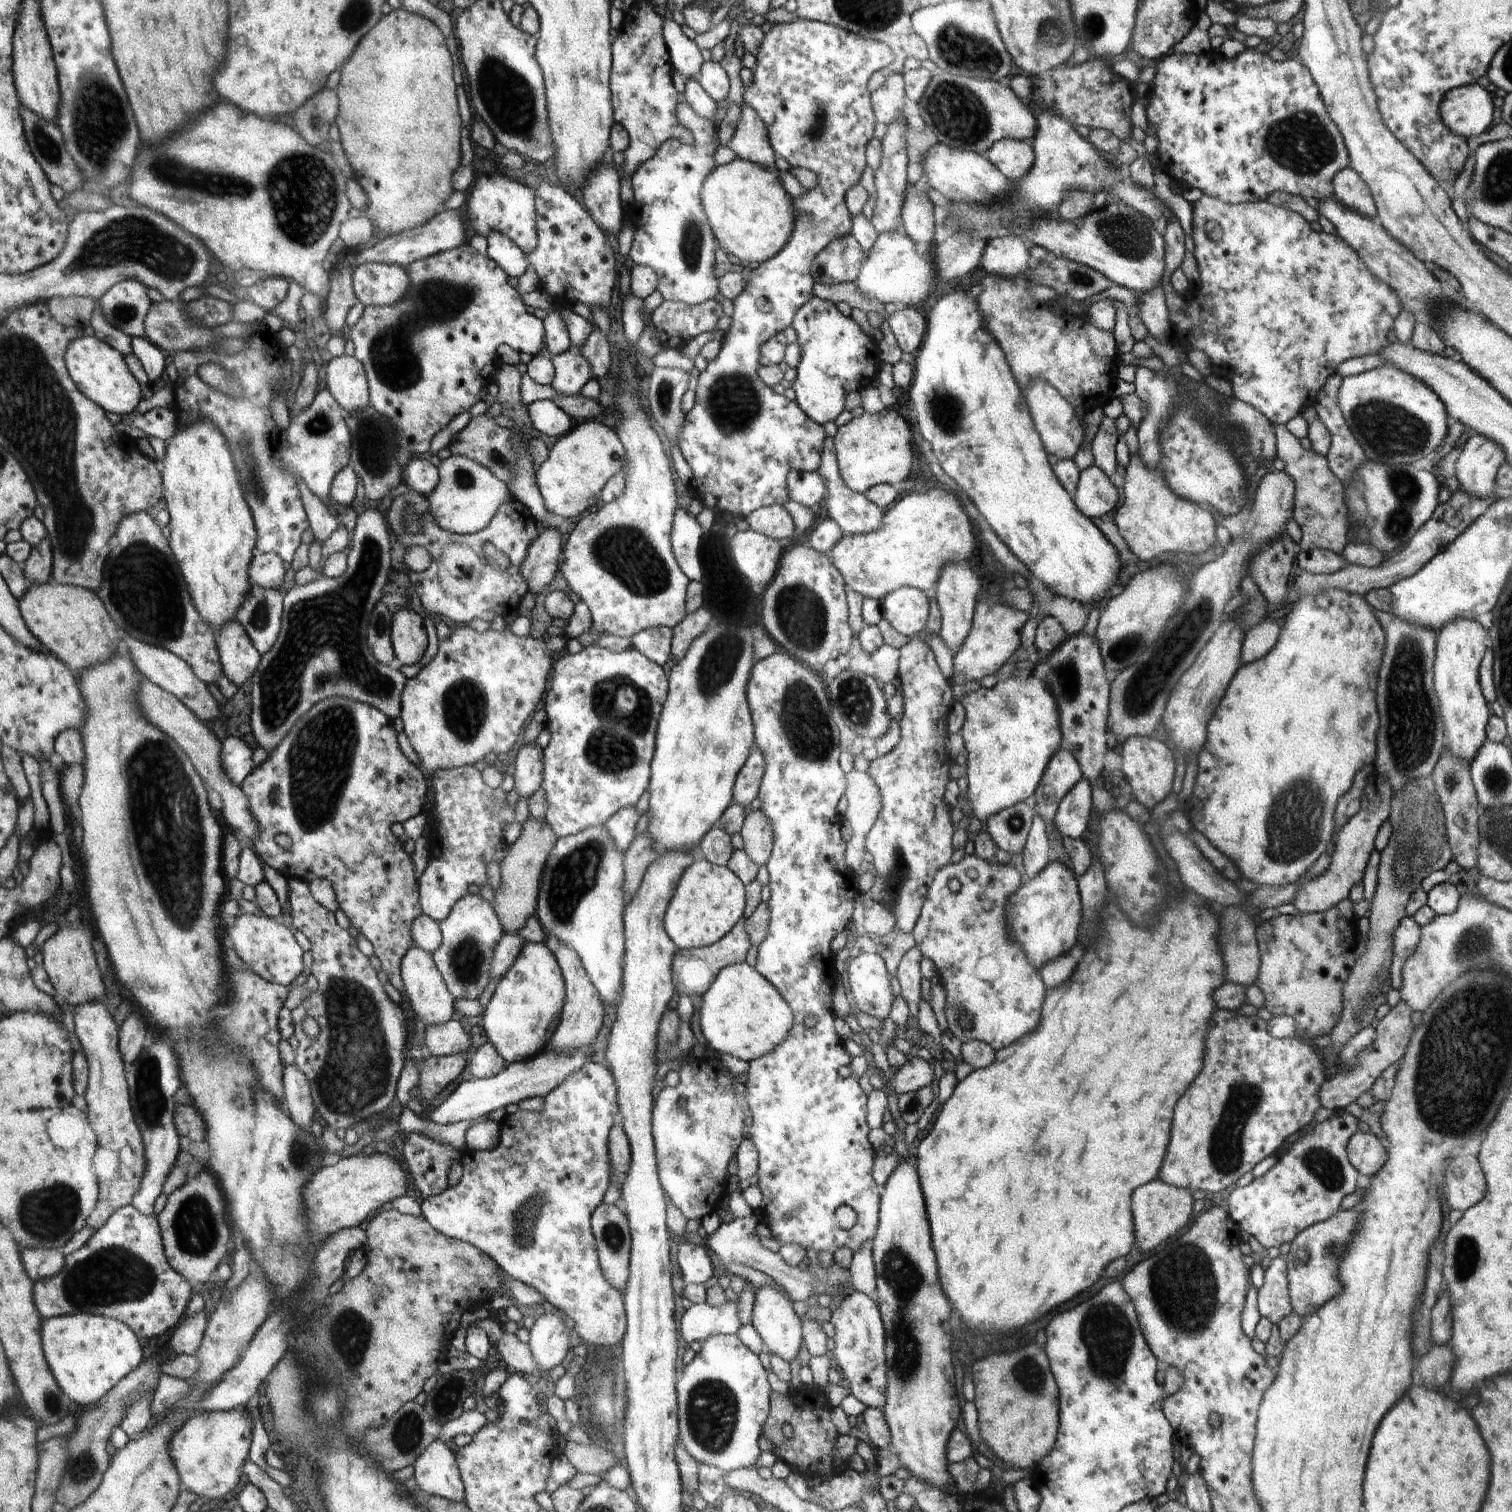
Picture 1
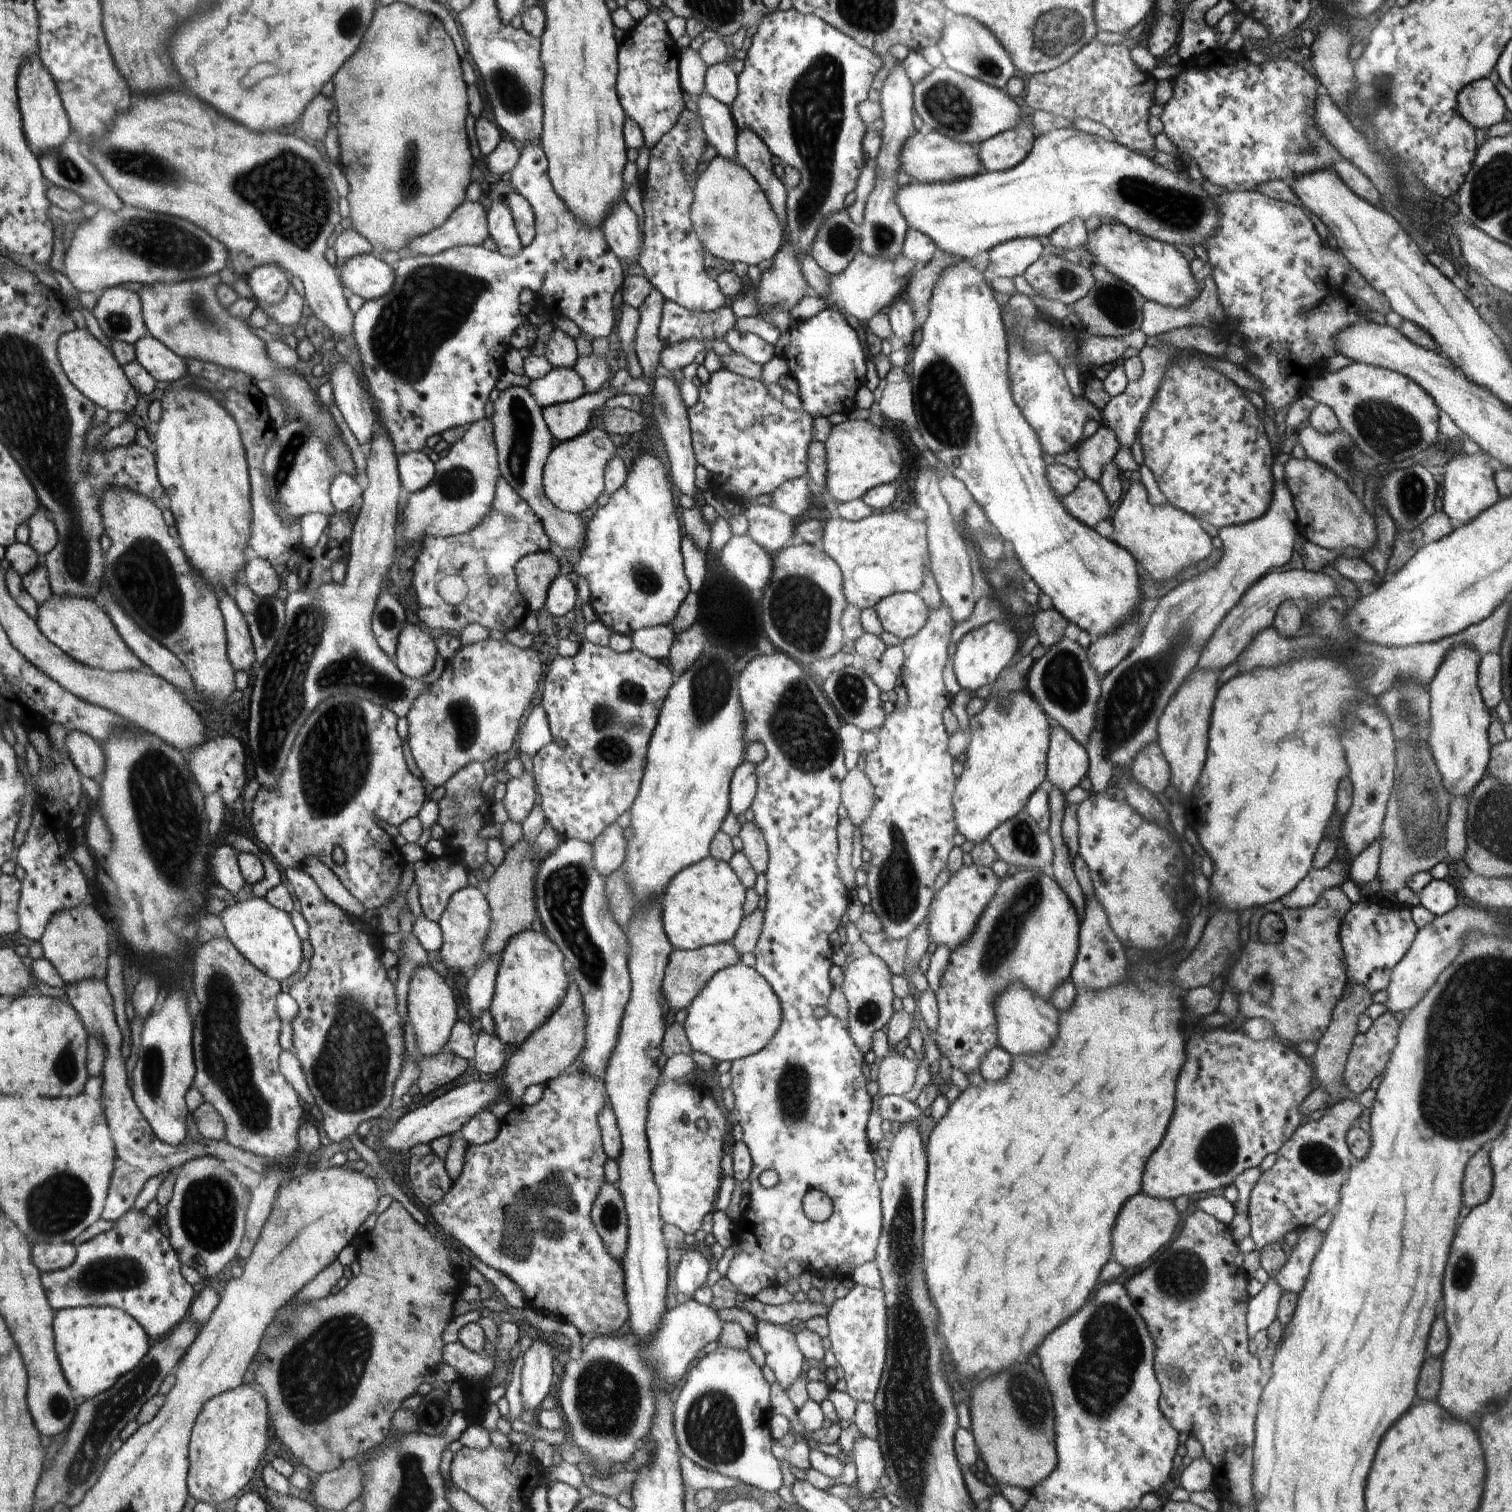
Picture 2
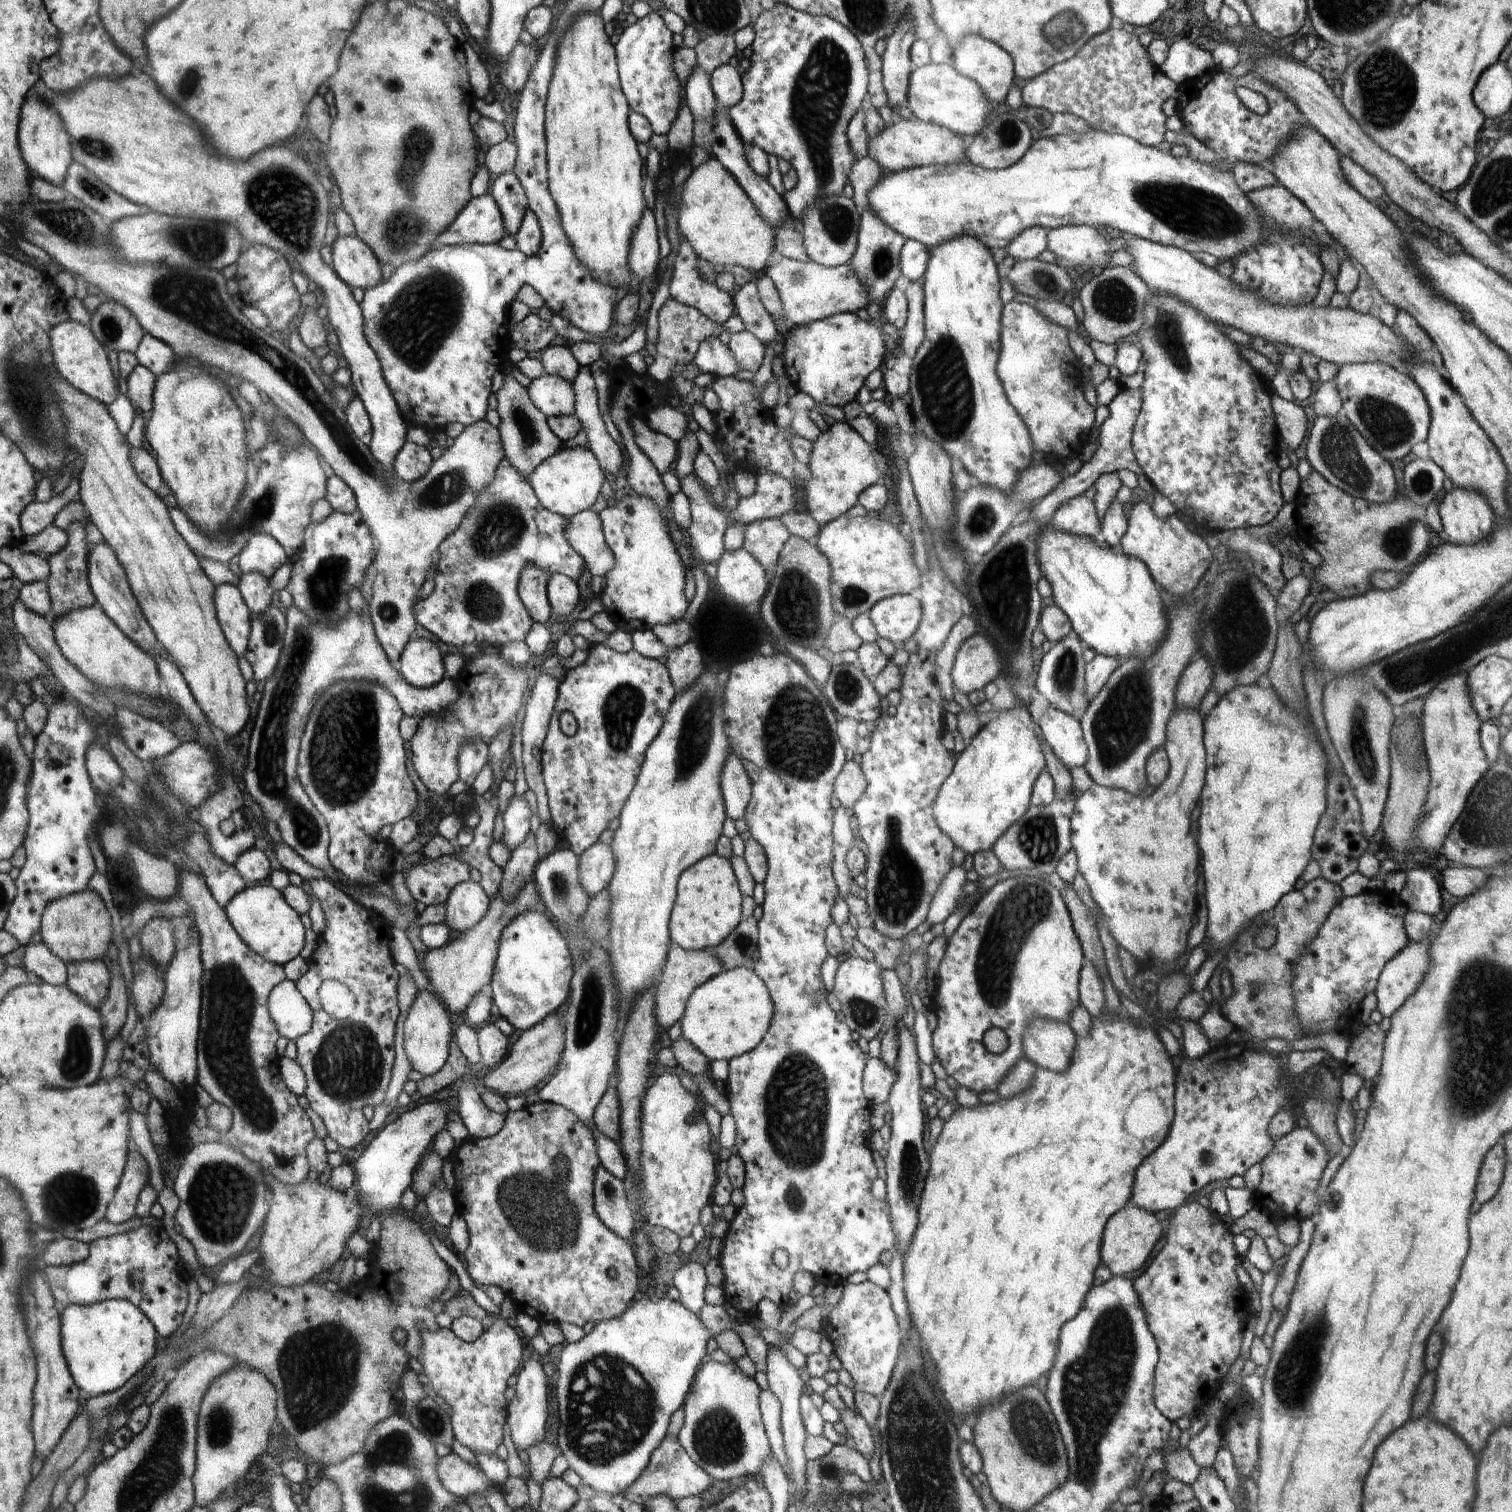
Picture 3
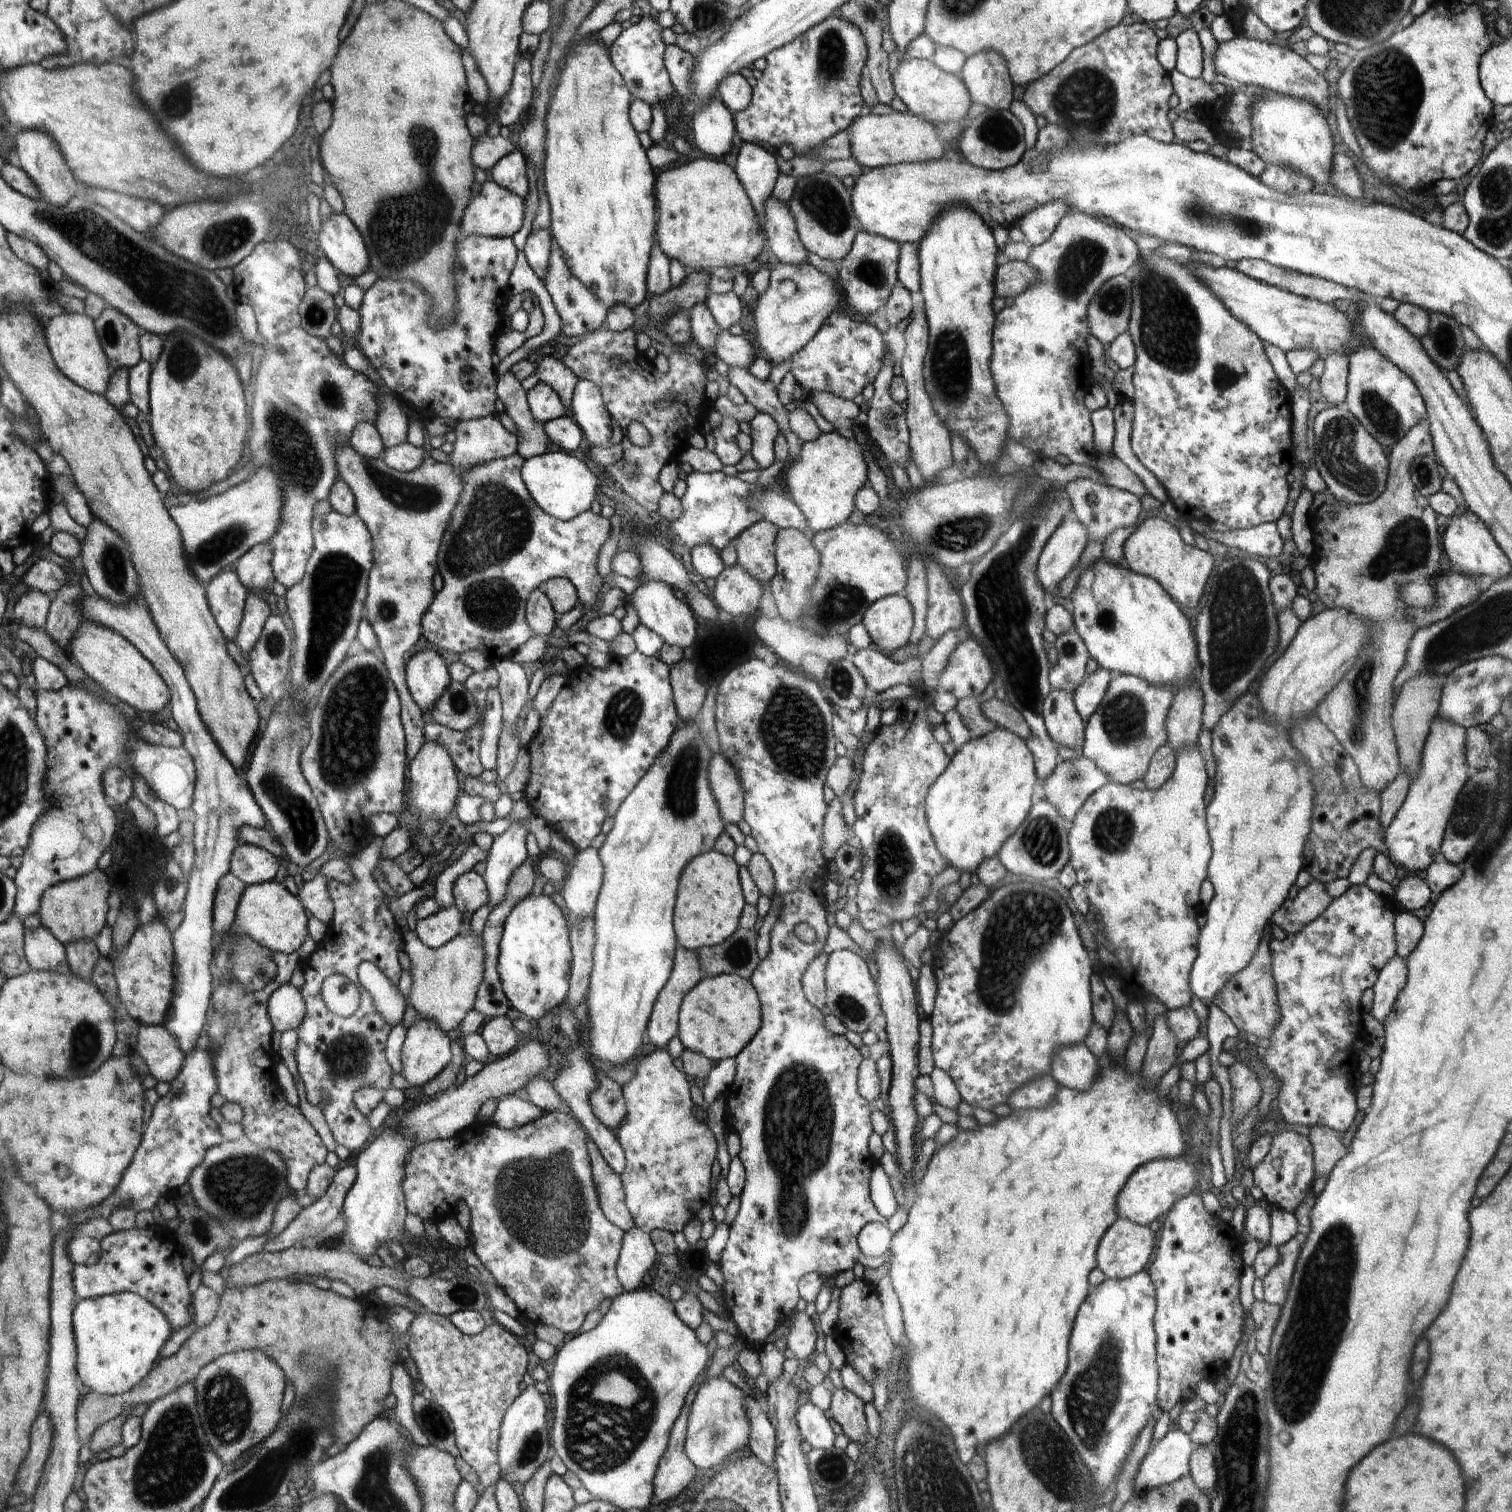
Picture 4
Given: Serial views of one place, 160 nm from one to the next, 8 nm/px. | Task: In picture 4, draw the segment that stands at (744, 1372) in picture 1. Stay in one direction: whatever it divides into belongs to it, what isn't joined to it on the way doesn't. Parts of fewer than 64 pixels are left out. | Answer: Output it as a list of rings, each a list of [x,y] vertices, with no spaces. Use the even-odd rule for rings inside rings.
[[[723,1375],[708,1377],[698,1388],[696,1397],[690,1407],[687,1418],[687,1431],[685,1434],[685,1453],[702,1474],[713,1473],[714,1466],[722,1464],[724,1458],[728,1458],[732,1452],[742,1450],[748,1446],[750,1425],[746,1414],[745,1400],[747,1394],[734,1383],[728,1381]]]

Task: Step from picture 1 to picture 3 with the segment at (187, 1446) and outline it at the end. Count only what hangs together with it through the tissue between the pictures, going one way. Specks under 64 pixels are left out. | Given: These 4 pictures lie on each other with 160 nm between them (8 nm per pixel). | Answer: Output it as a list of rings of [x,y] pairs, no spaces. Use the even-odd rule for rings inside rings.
[[[238,1364],[230,1371],[216,1379],[216,1388],[208,1392],[208,1400],[204,1400],[204,1408],[200,1413],[200,1464],[196,1464],[196,1505],[210,1507],[210,1502],[220,1496],[226,1486],[246,1476],[250,1466],[266,1452],[270,1442],[270,1430],[276,1420],[277,1392],[275,1385],[261,1372],[251,1369],[248,1365]]]

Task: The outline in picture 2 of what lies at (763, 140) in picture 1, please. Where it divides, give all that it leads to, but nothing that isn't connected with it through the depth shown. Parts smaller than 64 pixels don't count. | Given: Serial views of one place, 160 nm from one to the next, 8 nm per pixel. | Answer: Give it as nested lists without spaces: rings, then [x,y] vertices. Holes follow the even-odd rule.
[[[750,128],[738,129],[737,143],[736,143],[736,158],[748,172],[756,179],[760,188],[766,193],[774,212],[778,215],[780,224],[785,230],[784,243],[787,242],[787,229],[785,228],[785,200],[787,199],[788,188],[784,186],[781,180],[776,177],[774,173],[774,166],[772,165],[772,154],[769,148],[764,144],[764,141]]]

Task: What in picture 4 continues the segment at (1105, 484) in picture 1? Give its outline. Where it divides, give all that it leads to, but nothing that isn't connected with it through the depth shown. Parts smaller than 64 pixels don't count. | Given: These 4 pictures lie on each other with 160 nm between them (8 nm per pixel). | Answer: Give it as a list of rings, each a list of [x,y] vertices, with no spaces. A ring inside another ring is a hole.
[[[1065,516],[1062,519],[1060,526],[1044,545],[1036,565],[1038,580],[1045,592],[1054,596],[1058,582],[1078,566],[1088,541],[1087,528],[1076,516]]]

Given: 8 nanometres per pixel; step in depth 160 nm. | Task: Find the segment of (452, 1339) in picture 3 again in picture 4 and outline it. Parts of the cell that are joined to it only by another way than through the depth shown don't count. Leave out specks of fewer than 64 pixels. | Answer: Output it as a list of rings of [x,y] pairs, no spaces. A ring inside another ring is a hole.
[[[390,1286],[374,1288],[373,1294],[377,1296],[386,1307],[406,1307],[414,1314],[410,1328],[411,1338],[409,1339],[409,1356],[414,1359],[418,1368],[419,1380],[432,1392],[434,1400],[448,1413],[455,1432],[455,1443],[459,1455],[472,1466],[478,1476],[479,1482],[488,1488],[495,1486],[501,1474],[501,1468],[497,1459],[497,1448],[500,1436],[500,1427],[504,1412],[520,1394],[520,1380],[526,1372],[528,1364],[528,1352],[518,1342],[518,1338],[510,1331],[504,1330],[495,1322],[491,1326],[485,1326],[480,1334],[470,1336],[462,1334],[452,1324],[449,1317],[443,1317],[431,1313],[428,1309],[416,1305],[410,1296],[401,1294]]]

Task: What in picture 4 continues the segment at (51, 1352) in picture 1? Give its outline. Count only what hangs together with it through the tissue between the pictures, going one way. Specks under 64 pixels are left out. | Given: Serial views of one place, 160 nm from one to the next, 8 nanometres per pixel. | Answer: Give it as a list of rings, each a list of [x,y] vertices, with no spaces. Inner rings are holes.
[[[114,1293],[79,1300],[74,1311],[78,1347],[79,1382],[100,1395],[122,1395],[139,1385],[151,1372],[160,1348],[173,1334],[164,1313],[134,1293]]]

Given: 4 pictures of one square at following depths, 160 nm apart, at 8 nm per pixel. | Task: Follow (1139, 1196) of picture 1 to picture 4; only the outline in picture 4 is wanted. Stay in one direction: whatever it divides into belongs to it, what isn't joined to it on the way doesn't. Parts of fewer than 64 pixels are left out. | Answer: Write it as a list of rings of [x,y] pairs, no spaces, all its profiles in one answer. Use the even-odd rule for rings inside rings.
[[[1119,1216],[1100,1239],[1096,1254],[1097,1267],[1108,1279],[1125,1279],[1143,1271],[1152,1256],[1156,1236],[1148,1225],[1141,1225]]]

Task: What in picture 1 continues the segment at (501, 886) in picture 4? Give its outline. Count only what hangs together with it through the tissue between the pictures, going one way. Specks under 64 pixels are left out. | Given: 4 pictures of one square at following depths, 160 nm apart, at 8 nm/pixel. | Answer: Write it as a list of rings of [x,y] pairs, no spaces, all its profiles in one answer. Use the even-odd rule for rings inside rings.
[[[536,744],[519,746],[514,772],[514,789],[520,798],[530,798],[543,787],[542,750]]]

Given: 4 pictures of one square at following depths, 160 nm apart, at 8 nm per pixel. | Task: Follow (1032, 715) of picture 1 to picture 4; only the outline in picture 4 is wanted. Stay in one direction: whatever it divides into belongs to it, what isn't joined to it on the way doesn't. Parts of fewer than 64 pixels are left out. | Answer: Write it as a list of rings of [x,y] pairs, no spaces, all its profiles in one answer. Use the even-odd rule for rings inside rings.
[[[994,727],[984,736],[968,740],[957,749],[952,762],[935,780],[927,795],[927,820],[941,856],[960,869],[962,875],[976,872],[983,860],[998,855],[1003,844],[1015,834],[1015,830],[1028,816],[1036,783],[1034,755],[1025,740],[1016,736],[1016,733]]]

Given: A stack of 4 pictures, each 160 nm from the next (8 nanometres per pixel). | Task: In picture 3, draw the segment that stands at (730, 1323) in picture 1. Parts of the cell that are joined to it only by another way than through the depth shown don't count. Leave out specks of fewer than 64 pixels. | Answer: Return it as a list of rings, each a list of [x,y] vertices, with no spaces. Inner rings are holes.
[[[641,1293],[636,1297],[628,1310],[618,1319],[595,1324],[589,1334],[585,1334],[578,1342],[564,1344],[560,1352],[560,1362],[558,1362],[558,1382],[556,1384],[558,1402],[558,1412],[560,1415],[560,1425],[558,1426],[558,1448],[564,1458],[569,1462],[569,1468],[580,1475],[583,1484],[590,1486],[603,1493],[608,1493],[612,1497],[620,1497],[622,1491],[628,1490],[636,1479],[646,1470],[647,1464],[651,1460],[651,1455],[658,1448],[659,1444],[666,1438],[666,1431],[672,1414],[680,1408],[687,1400],[687,1394],[691,1391],[692,1383],[698,1374],[701,1362],[706,1356],[706,1344],[711,1334],[708,1328],[702,1324],[700,1317],[685,1307],[680,1301],[673,1301],[666,1298],[657,1301],[650,1300],[646,1293]]]

